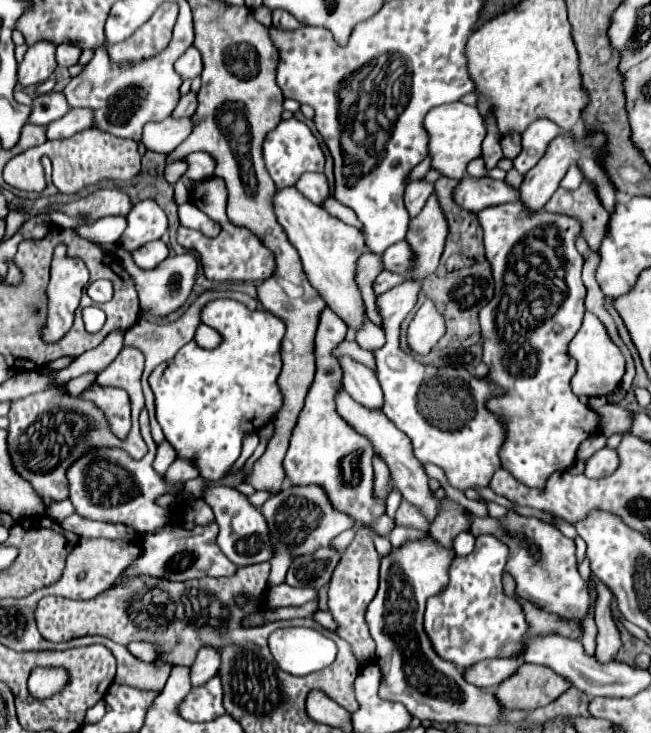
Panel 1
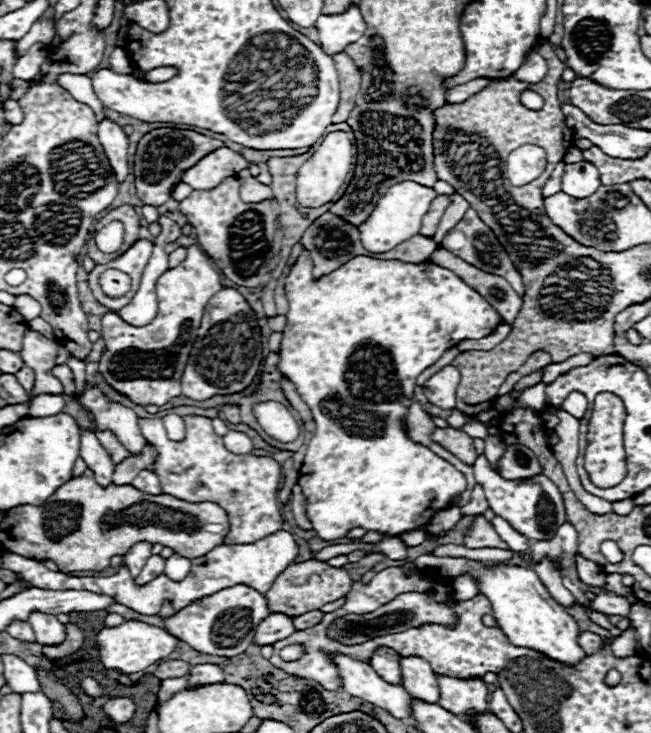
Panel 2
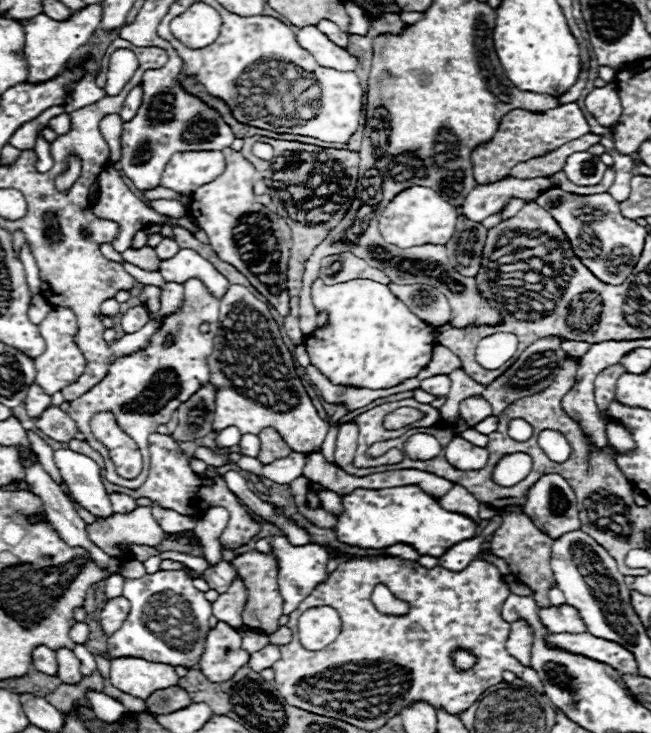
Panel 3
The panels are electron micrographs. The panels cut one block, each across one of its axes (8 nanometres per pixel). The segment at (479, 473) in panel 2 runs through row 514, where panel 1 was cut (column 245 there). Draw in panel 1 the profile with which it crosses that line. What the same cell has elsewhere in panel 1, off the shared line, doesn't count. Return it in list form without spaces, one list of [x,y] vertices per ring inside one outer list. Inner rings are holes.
[[[212,484],[202,492],[202,500],[206,500],[216,514],[216,522],[220,526],[216,542],[226,556],[232,556],[232,560],[240,560],[240,566],[260,564],[260,562],[266,562],[266,560],[272,558],[272,546],[270,546],[270,540],[268,540],[266,520],[260,514],[260,510],[254,508],[246,500],[244,494],[240,494],[234,488],[222,486],[222,484],[218,484],[218,486]]]

